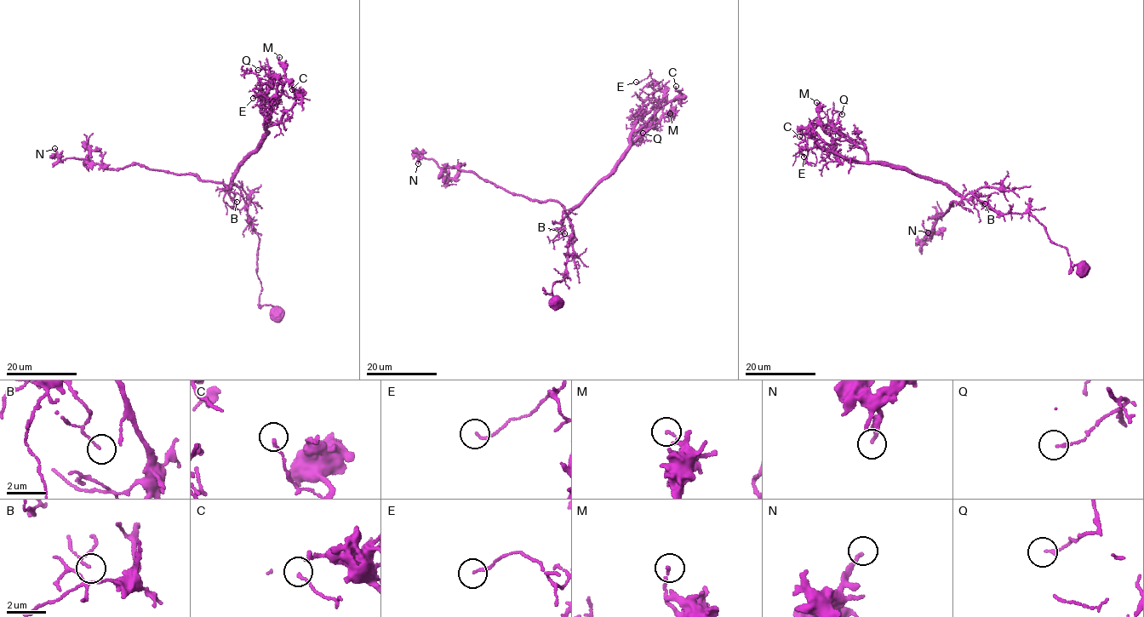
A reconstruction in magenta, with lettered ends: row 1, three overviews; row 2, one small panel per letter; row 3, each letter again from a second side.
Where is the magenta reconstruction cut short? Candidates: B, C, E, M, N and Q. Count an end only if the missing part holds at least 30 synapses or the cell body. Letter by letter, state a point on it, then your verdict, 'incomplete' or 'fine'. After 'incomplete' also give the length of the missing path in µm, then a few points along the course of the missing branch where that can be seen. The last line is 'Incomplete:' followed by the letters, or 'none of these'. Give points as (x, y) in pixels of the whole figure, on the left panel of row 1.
B: place (237, 202); fine
C: place (292, 89); fine
E: place (253, 98); fine
M: place (279, 57); fine
N: place (54, 148); fine
Q: place (258, 70); fine
Incomplete: none of these

